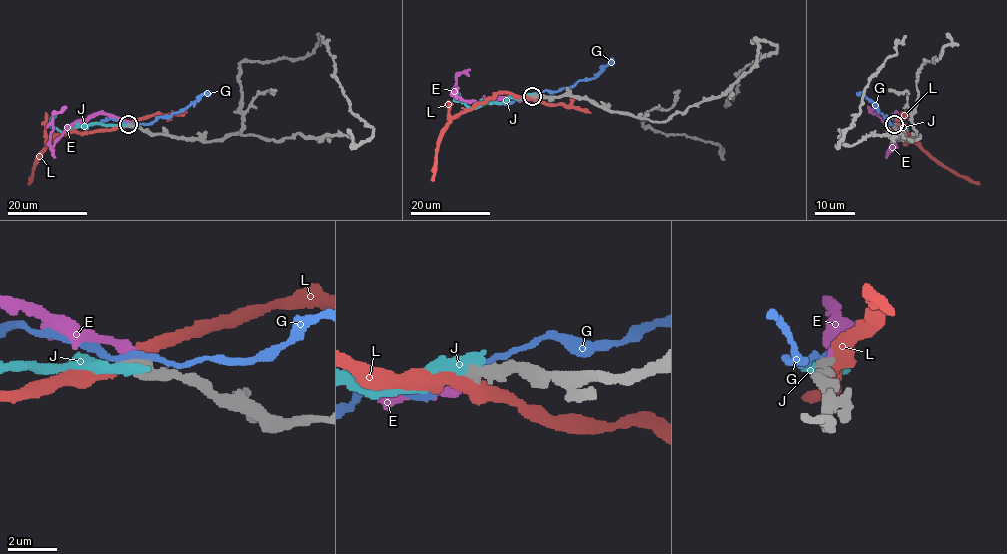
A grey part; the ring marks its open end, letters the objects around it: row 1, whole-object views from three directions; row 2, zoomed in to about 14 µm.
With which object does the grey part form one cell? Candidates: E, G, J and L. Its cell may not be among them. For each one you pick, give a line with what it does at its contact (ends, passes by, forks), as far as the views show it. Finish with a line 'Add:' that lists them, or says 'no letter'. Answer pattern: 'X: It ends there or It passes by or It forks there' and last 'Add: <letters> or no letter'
E: It ends there
Add: E

